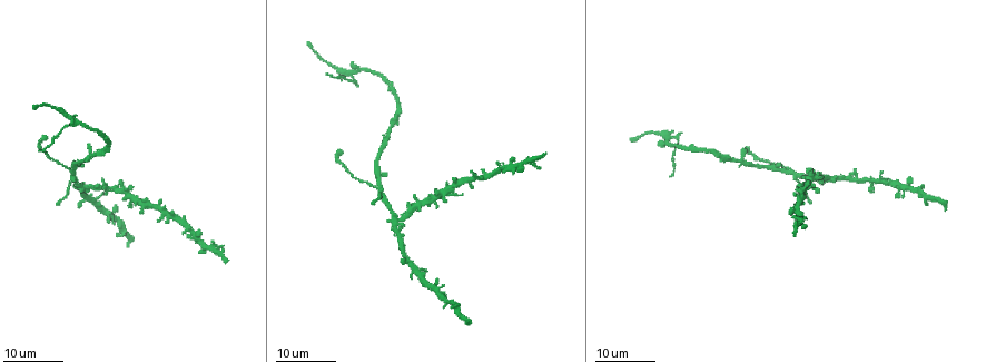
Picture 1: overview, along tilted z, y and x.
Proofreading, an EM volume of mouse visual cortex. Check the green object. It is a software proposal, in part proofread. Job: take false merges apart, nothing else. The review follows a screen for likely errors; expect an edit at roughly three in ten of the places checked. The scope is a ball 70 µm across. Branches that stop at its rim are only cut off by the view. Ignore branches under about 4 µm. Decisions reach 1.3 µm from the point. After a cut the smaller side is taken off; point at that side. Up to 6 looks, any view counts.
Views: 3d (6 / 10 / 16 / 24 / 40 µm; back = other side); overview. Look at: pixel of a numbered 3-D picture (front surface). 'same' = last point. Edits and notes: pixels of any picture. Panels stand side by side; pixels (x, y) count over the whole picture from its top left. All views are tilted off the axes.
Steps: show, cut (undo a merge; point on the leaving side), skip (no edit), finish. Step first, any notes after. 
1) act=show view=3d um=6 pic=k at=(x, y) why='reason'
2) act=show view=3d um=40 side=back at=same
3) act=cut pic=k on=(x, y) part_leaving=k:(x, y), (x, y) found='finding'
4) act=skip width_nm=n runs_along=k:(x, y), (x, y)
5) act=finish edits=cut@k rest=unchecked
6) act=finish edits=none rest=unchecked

act=show view=3d um=24 pic=1 at=(400, 221) why='looks like a crossing'

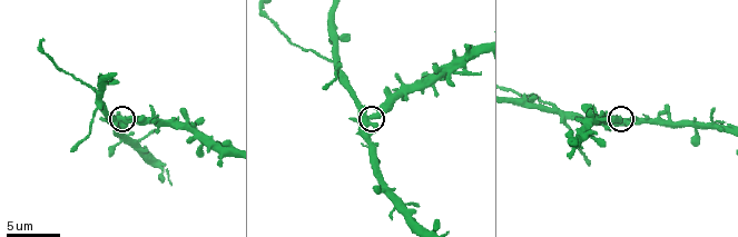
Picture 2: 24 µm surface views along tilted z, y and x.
act=show view=3d um=6 pic=2 at=(623, 123)

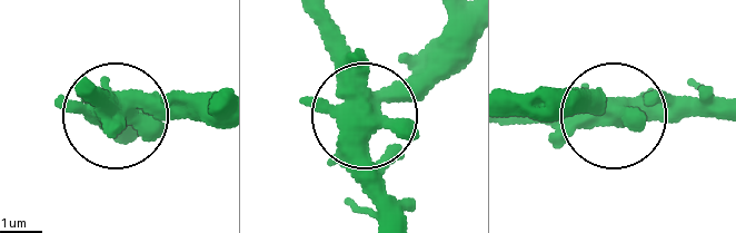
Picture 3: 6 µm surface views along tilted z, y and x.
act=cut pic=3 on=(420, 50) width_nm=510 part_leaving=3:(377, 102), (417, 95), (470, 50) found='two neurons meet here'

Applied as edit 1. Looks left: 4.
act=show view=3d um=6 pic=2 at=(562, 119) why='thin arm on a thick one'

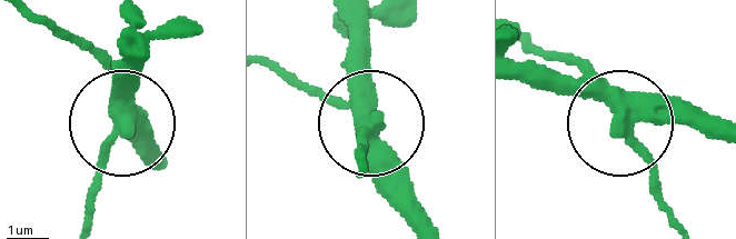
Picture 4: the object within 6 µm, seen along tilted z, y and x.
act=cut pic=4 on=(101, 155) part_leaving=4:(122, 91), (79, 42), (31, 18) found='two neurons meet here'

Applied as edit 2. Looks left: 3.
act=show view=3d um=16 pic=1 at=(673, 136)

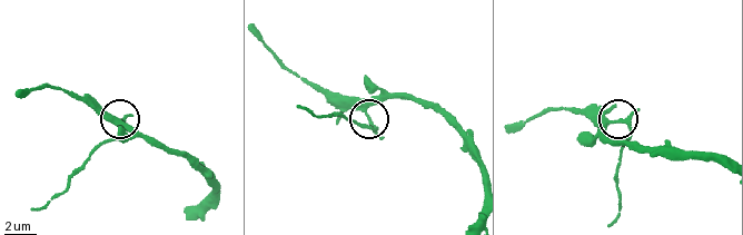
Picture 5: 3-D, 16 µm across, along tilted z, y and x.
act=show view=3d um=10 pic=5 at=(364, 112)

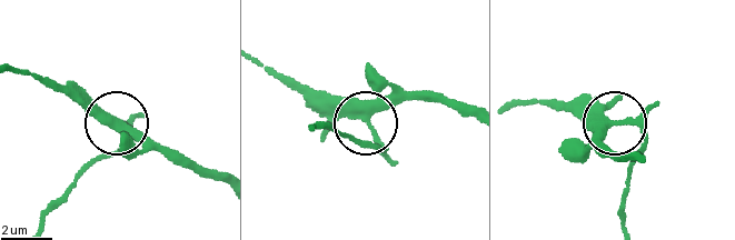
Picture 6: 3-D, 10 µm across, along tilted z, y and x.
act=cut pic=6 on=(105, 158) part_leaving=6:(632, 120), (643, 146), (621, 211), (623, 226) found='two neurons meet here'

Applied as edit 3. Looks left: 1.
act=finish edits=cut@3,cut@4,cut@6 rest=unchecked

